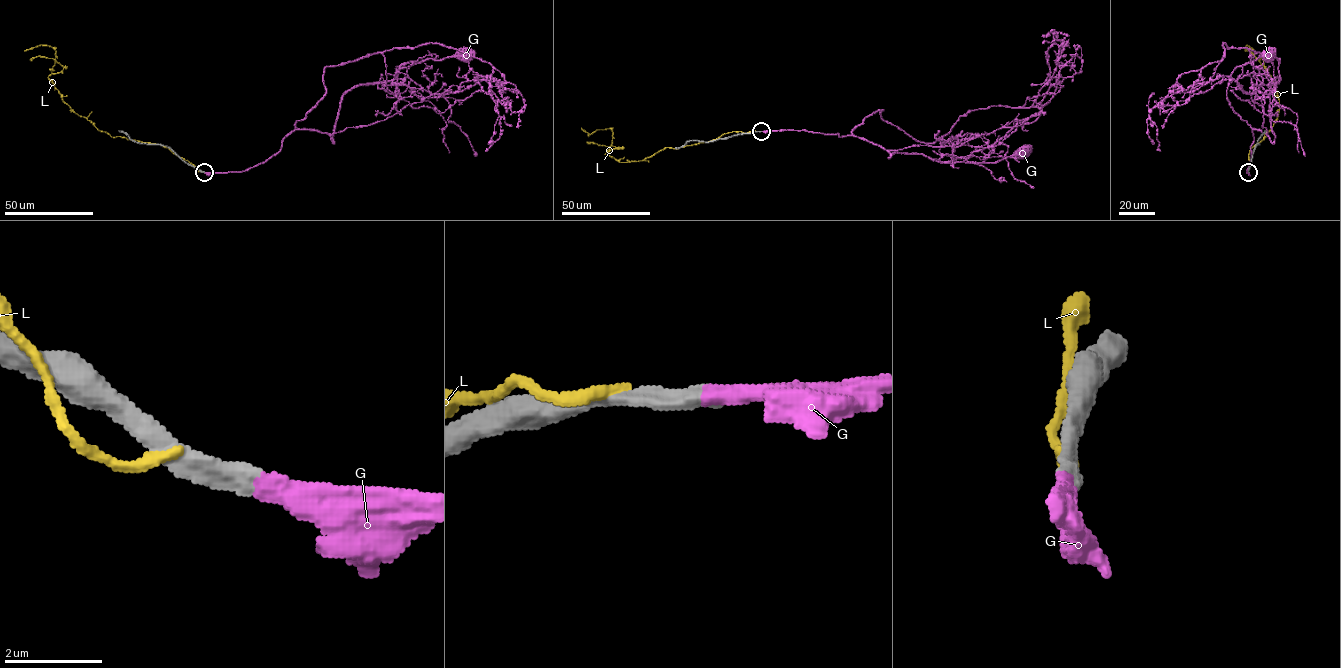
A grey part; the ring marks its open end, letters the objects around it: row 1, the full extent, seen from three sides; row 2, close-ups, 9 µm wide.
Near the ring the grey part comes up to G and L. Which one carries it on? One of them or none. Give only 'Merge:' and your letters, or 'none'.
Merge: G

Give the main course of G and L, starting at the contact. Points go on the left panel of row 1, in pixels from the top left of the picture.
G: (204, 172), (247, 171), (296, 129), (326, 132), (333, 143), (346, 93), (391, 80), (410, 62), (468, 53)
L: (201, 171), (160, 144), (112, 137), (100, 131), (62, 100), (48, 77), (55, 50), (41, 45), (24, 51)

